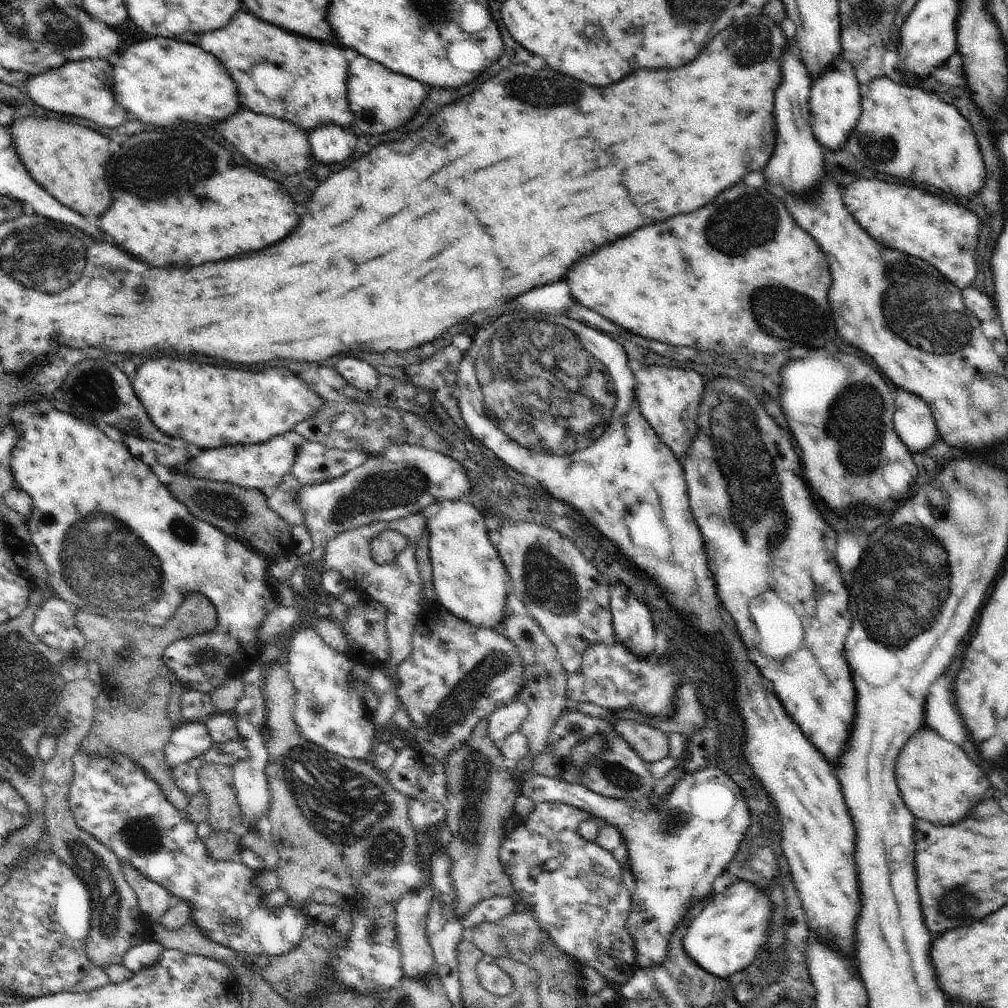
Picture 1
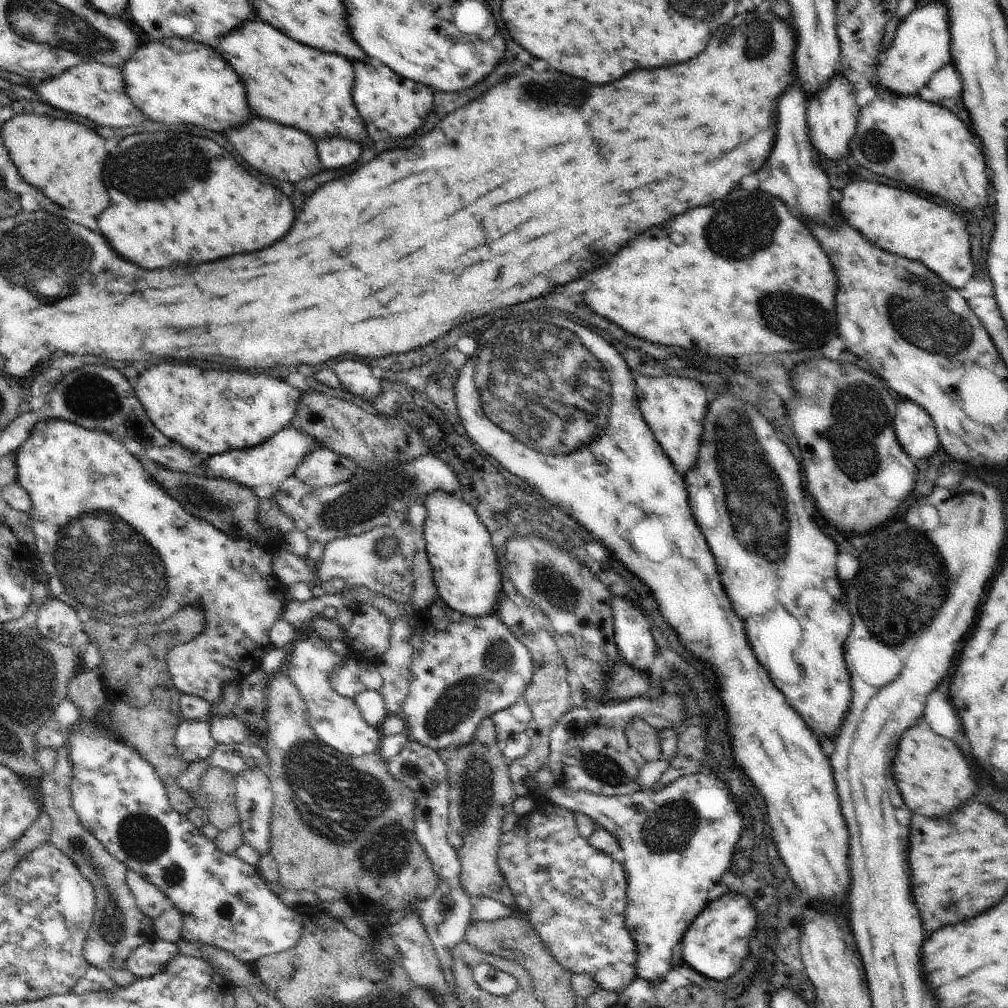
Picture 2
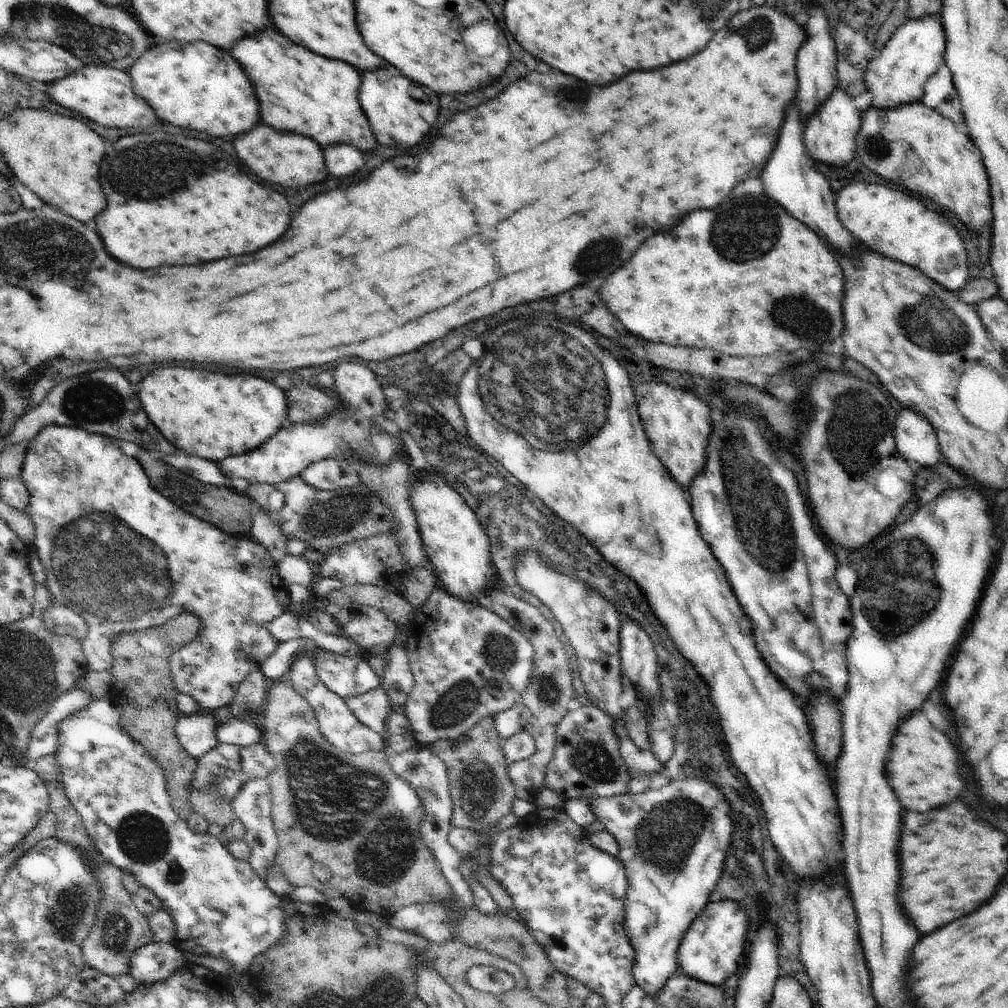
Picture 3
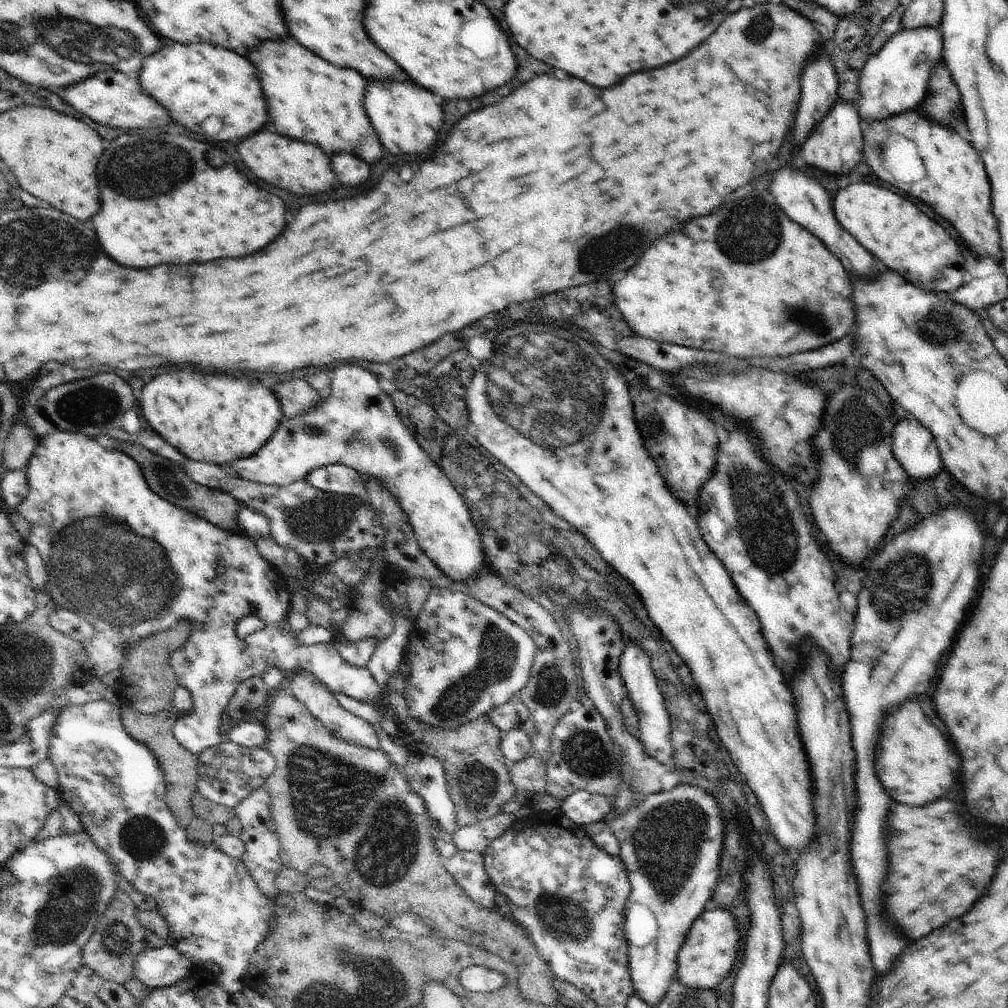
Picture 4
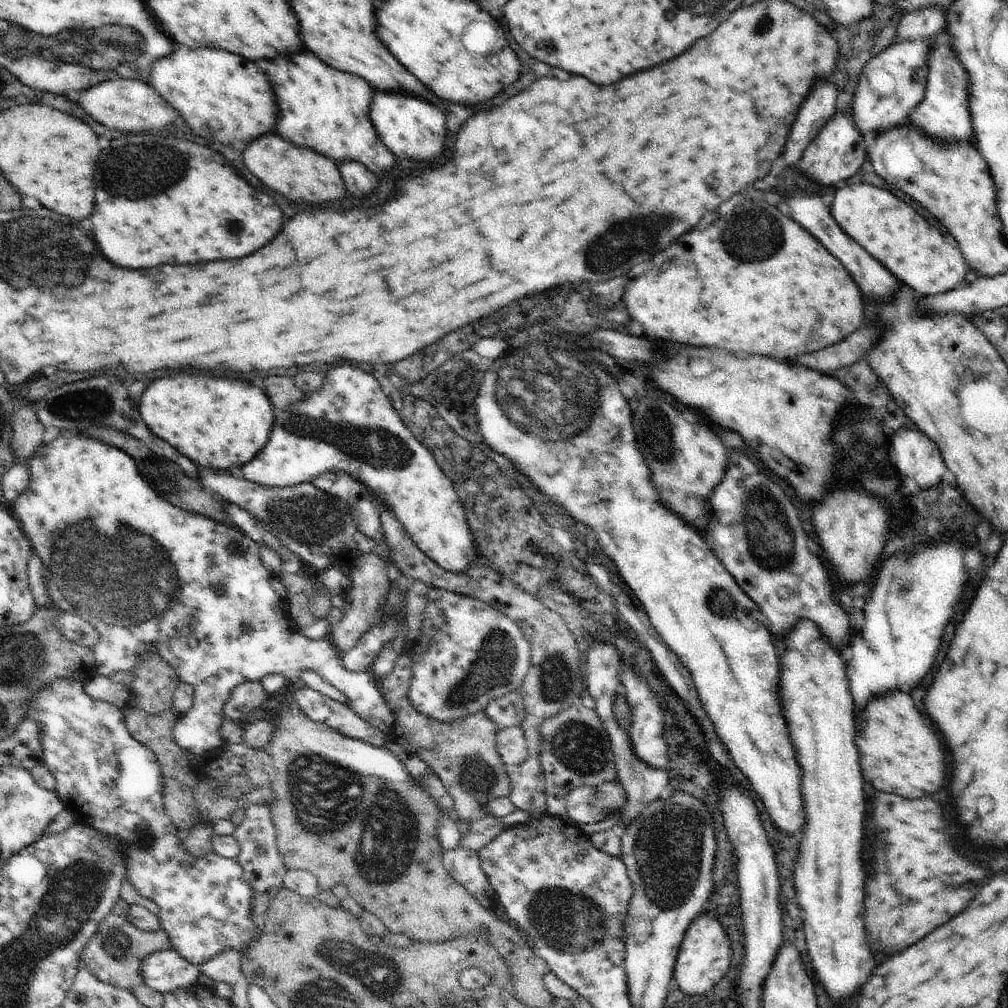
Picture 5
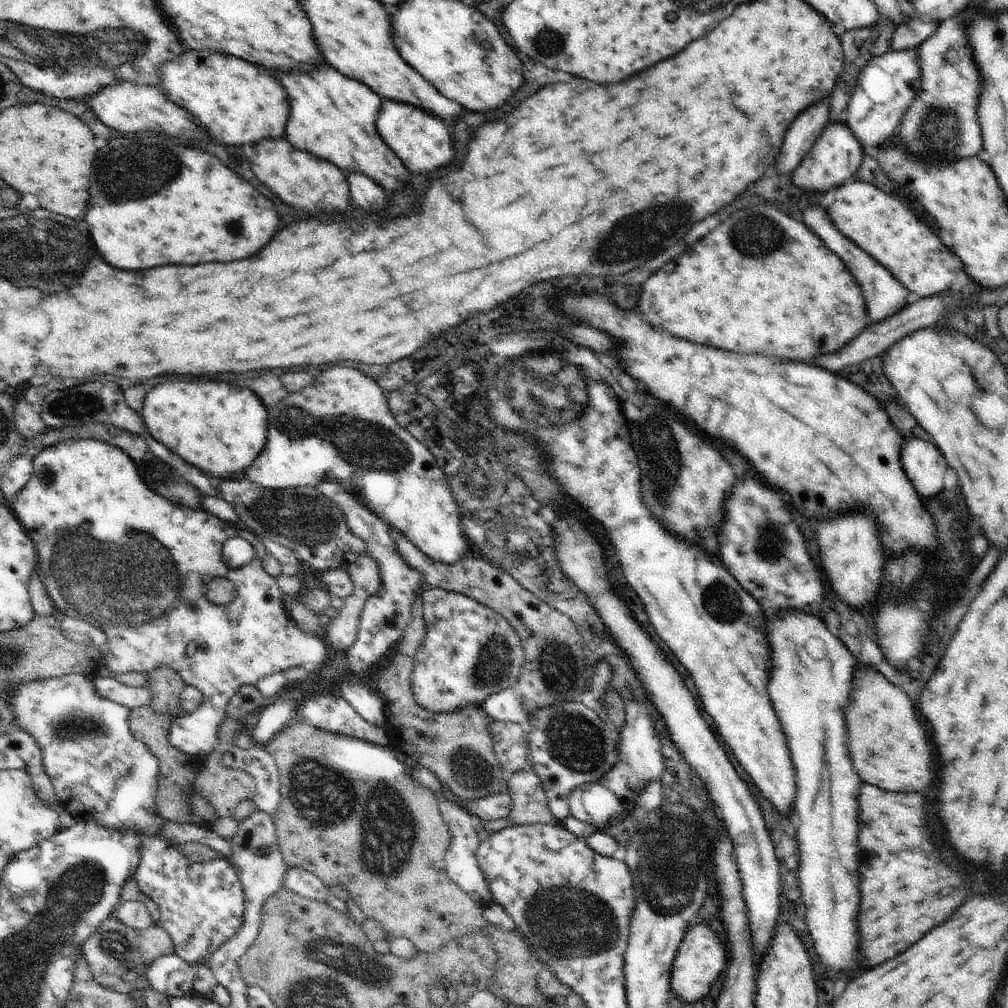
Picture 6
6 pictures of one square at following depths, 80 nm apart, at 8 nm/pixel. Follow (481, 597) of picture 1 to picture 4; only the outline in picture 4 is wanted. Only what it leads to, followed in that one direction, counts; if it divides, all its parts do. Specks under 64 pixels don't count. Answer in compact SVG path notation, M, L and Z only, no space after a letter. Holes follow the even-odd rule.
M338 366L328 372L330 386L323 393L322 400L301 412L300 415L283 416L270 440L252 456L232 462L238 476L247 481L287 487L293 482L304 480L313 470L328 465L346 465L359 472L363 478L375 478L386 489L406 513L419 547L434 564L438 565L454 582L464 581L484 574L489 569L485 558L483 542L471 519L470 509L450 480L432 464L430 456L418 446L412 433L404 426L400 415L390 398L388 386L384 386L374 374L358 366Z

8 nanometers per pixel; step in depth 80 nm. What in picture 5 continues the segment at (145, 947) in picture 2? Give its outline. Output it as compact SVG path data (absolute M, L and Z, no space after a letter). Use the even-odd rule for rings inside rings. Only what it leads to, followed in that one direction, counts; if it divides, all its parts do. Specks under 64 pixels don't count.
M174 948L147 956L141 969L143 982L161 993L188 990L201 975L199 967L182 958Z

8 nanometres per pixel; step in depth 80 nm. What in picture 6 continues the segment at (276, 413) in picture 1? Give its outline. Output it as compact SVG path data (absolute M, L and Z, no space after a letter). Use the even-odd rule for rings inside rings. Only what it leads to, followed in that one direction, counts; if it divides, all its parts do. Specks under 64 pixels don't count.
M166 382L154 388L140 414L148 432L211 479L228 481L262 452L269 429L267 408L248 390L226 382Z

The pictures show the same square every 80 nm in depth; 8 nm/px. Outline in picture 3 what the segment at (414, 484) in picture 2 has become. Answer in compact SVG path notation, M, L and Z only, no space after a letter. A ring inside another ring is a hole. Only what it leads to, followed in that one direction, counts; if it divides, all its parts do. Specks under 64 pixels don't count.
M300 476L278 486L250 485L238 492L266 512L274 524L281 526L286 539L305 542L302 557L309 563L320 564L333 547L370 539L377 534L386 535L392 530L391 510L362 482L354 488L323 491L306 484Z

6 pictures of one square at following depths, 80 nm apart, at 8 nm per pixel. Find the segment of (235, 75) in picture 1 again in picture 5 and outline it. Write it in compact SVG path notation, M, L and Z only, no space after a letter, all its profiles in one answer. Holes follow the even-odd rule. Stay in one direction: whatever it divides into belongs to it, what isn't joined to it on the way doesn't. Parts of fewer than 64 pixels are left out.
M312 52L272 60L266 68L280 104L278 132L284 140L312 148L336 162L360 162L378 178L396 168L394 154L380 142L371 119L374 90L362 77L338 72L320 62Z

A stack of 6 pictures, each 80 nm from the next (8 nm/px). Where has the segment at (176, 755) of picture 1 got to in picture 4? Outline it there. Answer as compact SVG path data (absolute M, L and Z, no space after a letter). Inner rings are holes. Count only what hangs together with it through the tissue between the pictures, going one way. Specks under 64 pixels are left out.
M58 431L46 435L40 439L37 447L34 449L33 455L28 461L25 470L27 474L29 491L25 499L17 504L14 512L24 517L30 523L30 532L26 541L34 545L42 555L45 562L45 569L47 572L47 581L45 590L50 593L50 596L56 600L58 608L64 608L75 612L78 616L85 618L95 626L96 632L102 635L104 639L104 646L102 648L94 648L90 650L92 654L88 654L88 665L92 668L94 676L104 676L116 668L120 669L127 659L127 649L133 644L139 643L142 639L161 633L162 631L171 629L176 623L180 621L188 621L191 626L191 633L187 641L177 648L169 658L169 663L175 672L175 682L179 686L183 686L190 691L193 698L192 710L185 715L178 715L177 722L173 726L173 735L176 740L180 742L184 748L190 752L200 756L205 750L210 747L219 745L224 742L224 737L221 735L221 718L224 716L225 708L229 705L229 700L232 698L234 691L245 680L258 677L263 678L265 672L270 667L279 668L286 675L290 672L308 671L310 674L320 682L322 682L332 693L339 692L360 702L365 703L380 703L381 696L385 692L382 691L381 686L376 682L373 674L366 667L355 667L348 664L336 650L332 643L316 643L313 645L302 645L297 641L297 635L294 633L287 633L281 629L281 622L286 619L289 612L291 603L291 593L287 589L287 582L281 571L277 570L268 561L260 556L256 543L244 532L225 531L223 528L214 526L211 522L189 513L186 509L180 508L166 499L158 496L146 482L140 465L126 453L119 450L107 450L102 447L98 442L88 438L82 433L71 433L66 431ZM254 615L265 622L264 628L259 631L252 632L246 638L238 638L236 635L236 626L244 616Z

